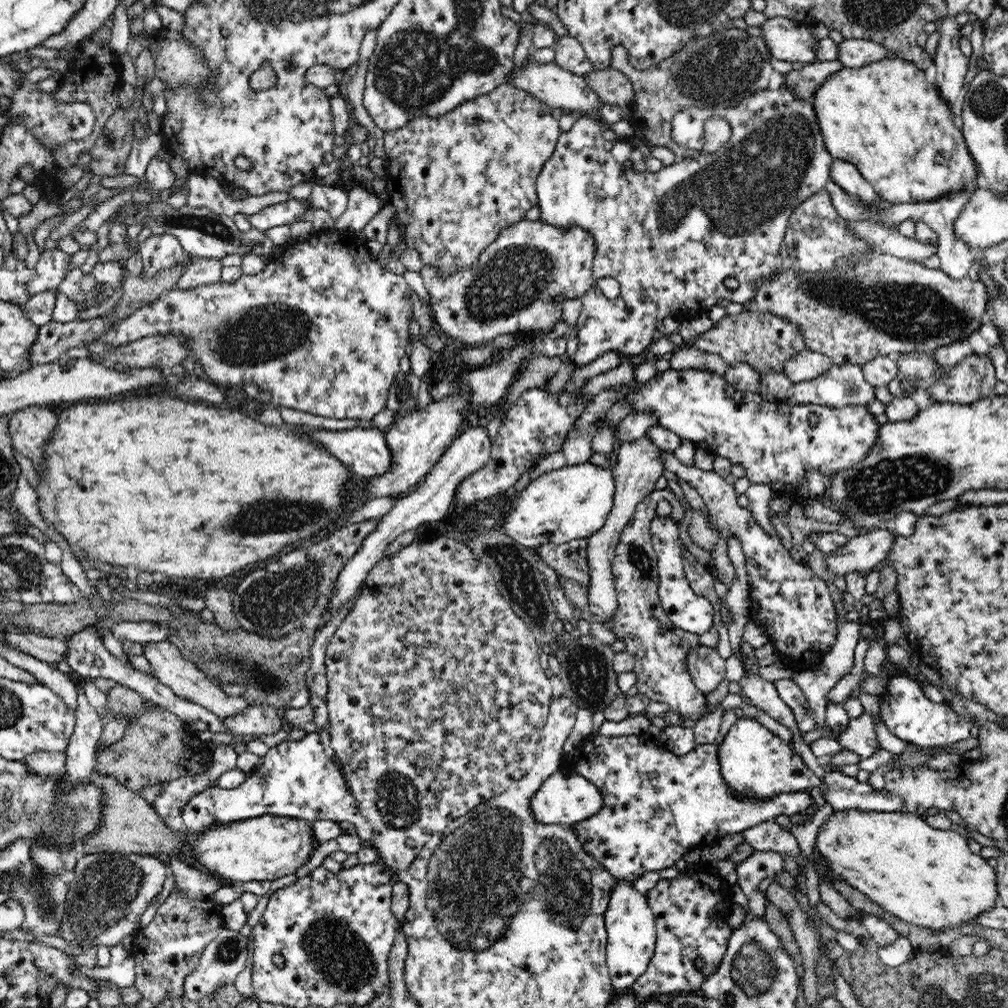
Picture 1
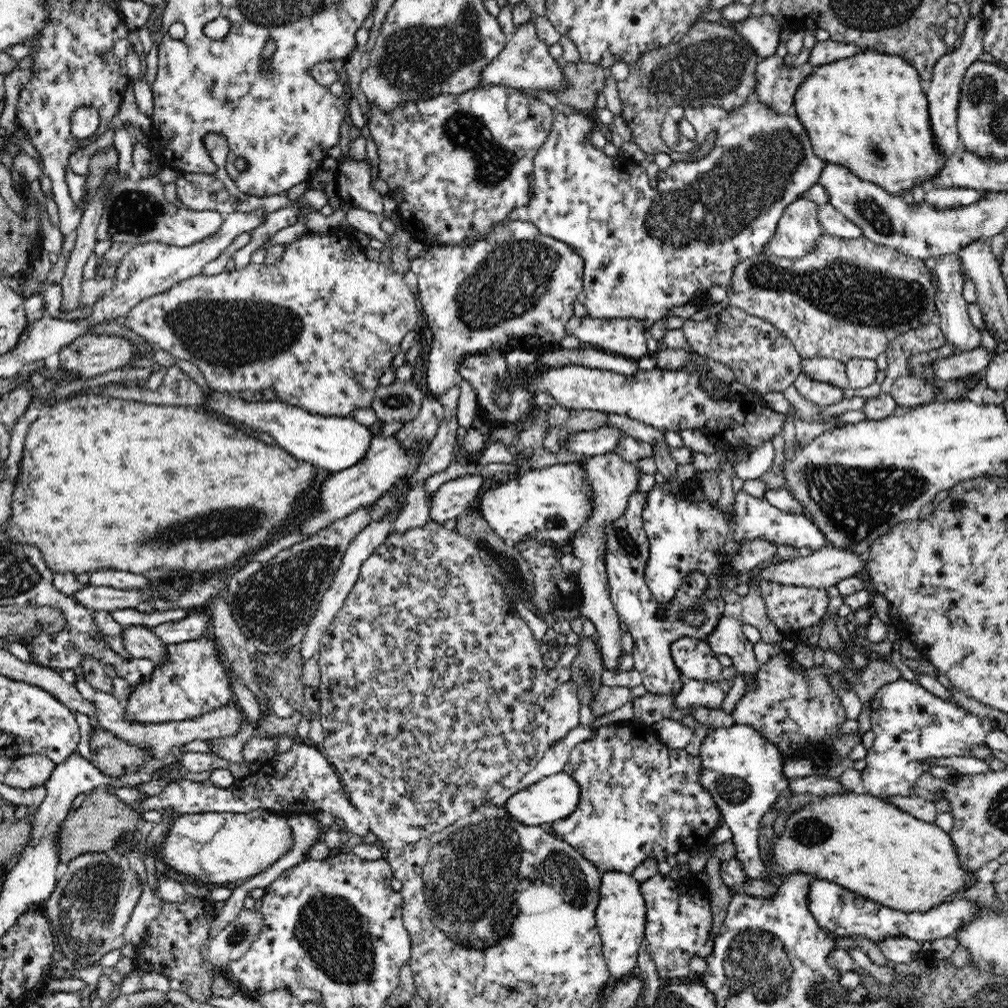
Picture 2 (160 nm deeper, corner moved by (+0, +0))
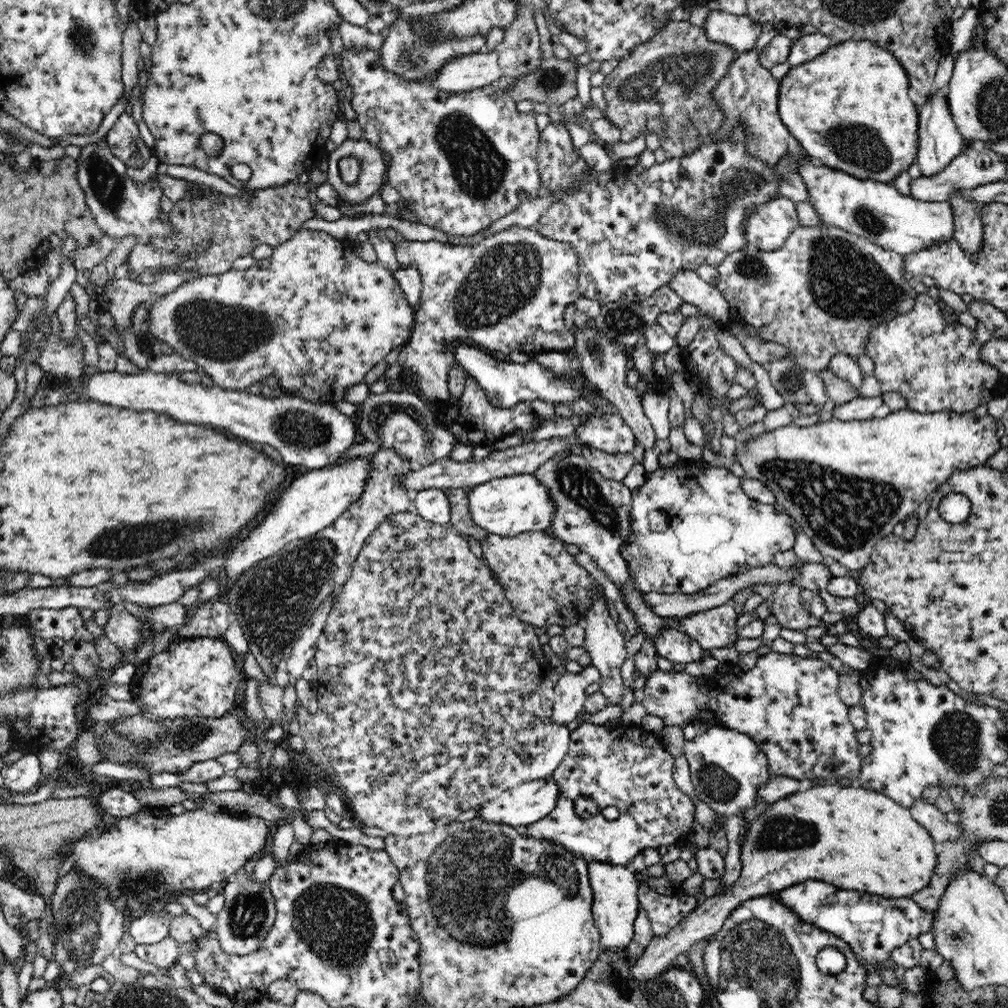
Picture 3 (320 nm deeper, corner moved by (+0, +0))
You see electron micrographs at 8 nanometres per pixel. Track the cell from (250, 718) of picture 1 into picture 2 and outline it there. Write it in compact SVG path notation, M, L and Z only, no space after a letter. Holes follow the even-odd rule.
M76 678L75 688L82 694L83 698L95 706L99 727L113 732L116 737L134 747L148 749L150 755L158 760L168 756L174 747L180 747L192 742L192 740L210 741L214 738L224 738L224 736L236 736L235 732L239 729L240 724L246 720L241 708L236 703L232 703L195 720L141 724L127 718L124 702L118 701L111 694L99 692L85 678Z

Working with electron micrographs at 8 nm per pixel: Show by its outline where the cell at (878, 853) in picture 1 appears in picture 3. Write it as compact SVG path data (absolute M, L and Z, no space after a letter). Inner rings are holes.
M835 781L827 785L814 785L804 792L780 798L773 802L754 822L748 824L740 849L741 871L730 890L707 898L689 912L668 934L652 937L644 956L632 965L630 973L638 983L655 979L661 972L675 965L680 954L687 955L690 946L716 934L728 915L745 900L766 896L806 880L821 880L840 889L862 891L882 897L908 897L920 892L930 880L937 863L934 839L926 828L912 819L908 808L895 800L861 786L838 786Z

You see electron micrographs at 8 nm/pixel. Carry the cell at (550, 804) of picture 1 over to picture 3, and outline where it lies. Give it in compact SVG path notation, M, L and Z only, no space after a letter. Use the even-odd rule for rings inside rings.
M551 776L526 781L517 787L504 791L500 797L483 802L479 806L478 818L486 822L501 823L523 829L548 816L556 808L558 795L557 782Z

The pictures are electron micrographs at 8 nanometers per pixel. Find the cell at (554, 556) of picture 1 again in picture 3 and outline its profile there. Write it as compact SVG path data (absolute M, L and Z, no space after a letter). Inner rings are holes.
M570 450L556 453L552 458L544 461L544 464L541 464L533 474L538 483L549 488L549 492L551 492L550 496L553 498L556 507L554 518L551 522L551 535L565 544L574 544L574 546L578 546L581 552L589 554L599 568L604 571L604 574L612 580L620 590L622 600L627 602L626 607L633 613L638 625L638 642L636 650L634 651L635 668L636 670L639 670L640 675L644 675L646 678L652 676L652 672L659 669L658 665L656 665L656 657L658 657L659 654L653 647L653 638L657 637L660 631L672 629L670 628L668 619L671 619L677 628L680 618L658 616L652 608L643 601L645 593L638 590L631 581L631 576L628 572L628 561L624 560L624 557L620 552L620 547L624 543L627 543L631 533L629 512L631 509L631 496L633 490L628 489L622 482L606 479L601 472L598 472L598 470L590 466L590 463L586 461L579 451Z

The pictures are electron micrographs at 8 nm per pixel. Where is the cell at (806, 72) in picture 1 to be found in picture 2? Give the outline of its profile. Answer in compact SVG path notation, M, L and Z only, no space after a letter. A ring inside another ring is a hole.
M778 55L760 60L755 72L755 92L758 102L769 106L776 114L790 114L798 85L815 69L807 62L801 67L786 65Z

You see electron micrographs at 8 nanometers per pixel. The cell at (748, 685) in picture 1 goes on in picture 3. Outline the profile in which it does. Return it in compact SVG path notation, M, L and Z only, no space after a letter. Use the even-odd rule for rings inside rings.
M724 603L722 606L707 611L681 617L677 628L688 633L694 640L697 640L707 652L712 648L734 648L734 642L740 639L736 626L737 616L738 608L732 603Z

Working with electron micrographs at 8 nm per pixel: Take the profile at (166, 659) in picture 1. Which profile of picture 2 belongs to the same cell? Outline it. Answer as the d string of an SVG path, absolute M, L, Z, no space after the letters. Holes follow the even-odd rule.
M147 626L123 627L121 638L132 658L148 658L160 667L167 661L165 644Z

